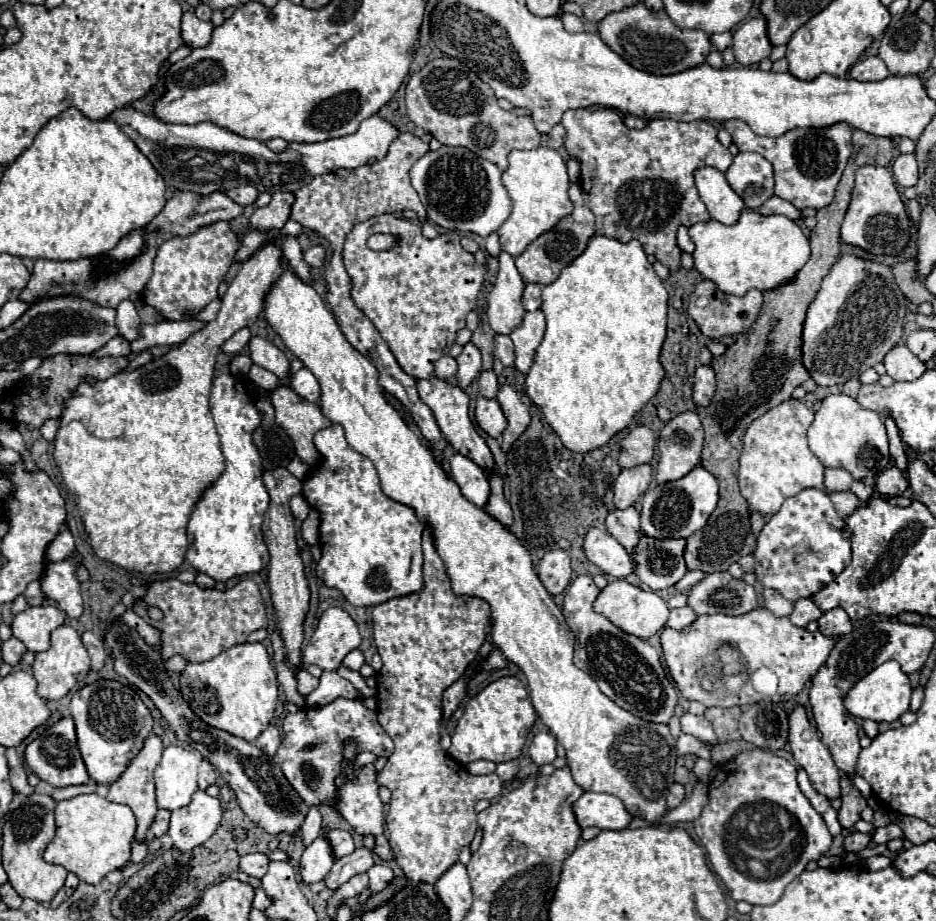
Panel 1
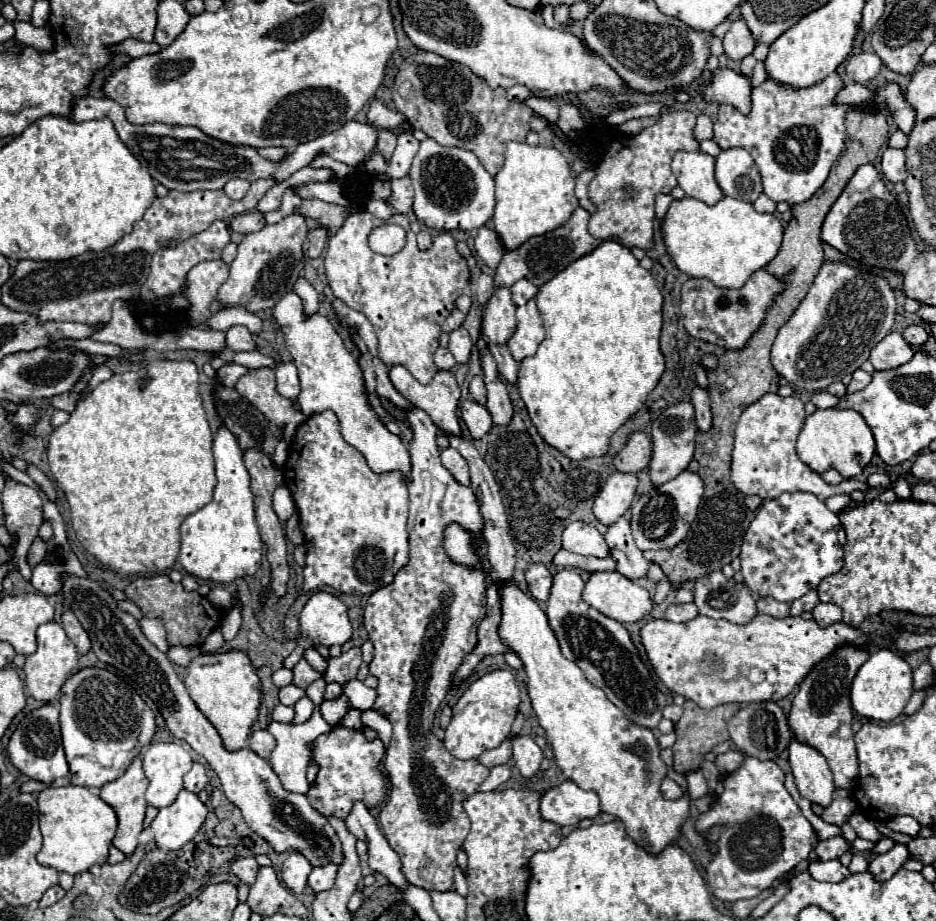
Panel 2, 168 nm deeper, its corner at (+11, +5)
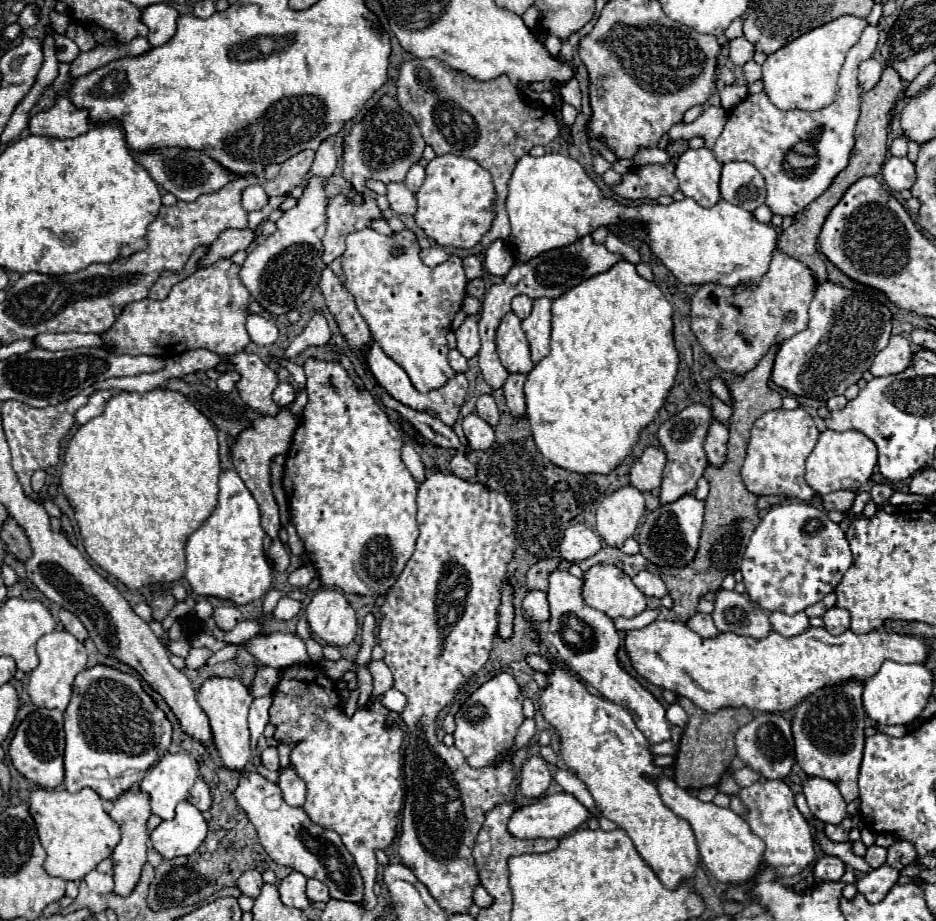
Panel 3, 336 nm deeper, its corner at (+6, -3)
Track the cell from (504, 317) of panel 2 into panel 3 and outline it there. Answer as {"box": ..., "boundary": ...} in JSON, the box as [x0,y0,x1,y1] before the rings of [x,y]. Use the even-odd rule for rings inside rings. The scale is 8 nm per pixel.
{"box":[496,311,534,375],"boundary":[[[512,311],[504,317],[504,321],[498,327],[496,347],[502,365],[510,373],[528,375],[534,369],[530,349],[528,349],[528,339],[520,327],[520,319]]]}

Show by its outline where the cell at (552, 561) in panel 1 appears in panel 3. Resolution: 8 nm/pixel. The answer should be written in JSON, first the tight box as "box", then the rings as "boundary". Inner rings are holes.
{"box":[522,591,548,621],"boundary":[[[528,591],[522,601],[522,615],[530,621],[548,621],[548,599],[544,591]]]}

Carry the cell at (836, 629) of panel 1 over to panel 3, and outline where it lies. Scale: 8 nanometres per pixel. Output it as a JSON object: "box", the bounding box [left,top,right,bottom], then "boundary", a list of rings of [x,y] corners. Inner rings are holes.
{"box":[822,607,850,635],"boundary":[[[830,607],[822,619],[824,619],[824,627],[830,635],[842,635],[850,627],[850,613],[840,607]]]}

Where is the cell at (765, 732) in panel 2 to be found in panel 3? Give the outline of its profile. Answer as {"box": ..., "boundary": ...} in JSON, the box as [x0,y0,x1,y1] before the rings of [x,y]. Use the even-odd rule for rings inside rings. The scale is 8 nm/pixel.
{"box":[736,713,794,779],"boundary":[[[762,713],[736,733],[738,757],[764,779],[784,779],[794,765],[794,739],[790,723],[780,713]]]}

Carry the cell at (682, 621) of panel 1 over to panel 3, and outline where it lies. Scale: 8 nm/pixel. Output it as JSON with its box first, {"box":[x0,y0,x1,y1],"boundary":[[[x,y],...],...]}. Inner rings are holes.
{"box":[686,613,720,639],"boundary":[[[696,613],[686,625],[688,625],[694,633],[698,633],[700,637],[704,637],[704,639],[712,639],[712,637],[716,637],[716,635],[720,633],[720,631],[716,629],[712,617],[706,615],[706,613]]]}

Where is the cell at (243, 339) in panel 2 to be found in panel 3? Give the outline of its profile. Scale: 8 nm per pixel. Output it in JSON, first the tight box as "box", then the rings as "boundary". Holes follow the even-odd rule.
{"box":[100,259,254,357],"boundary":[[[220,259],[210,267],[196,269],[190,277],[178,281],[166,299],[142,299],[124,307],[114,325],[100,333],[102,349],[112,355],[156,355],[172,357],[190,349],[208,349],[218,355],[234,355],[250,343],[246,331],[248,305],[254,301],[240,283],[240,265]]]}

